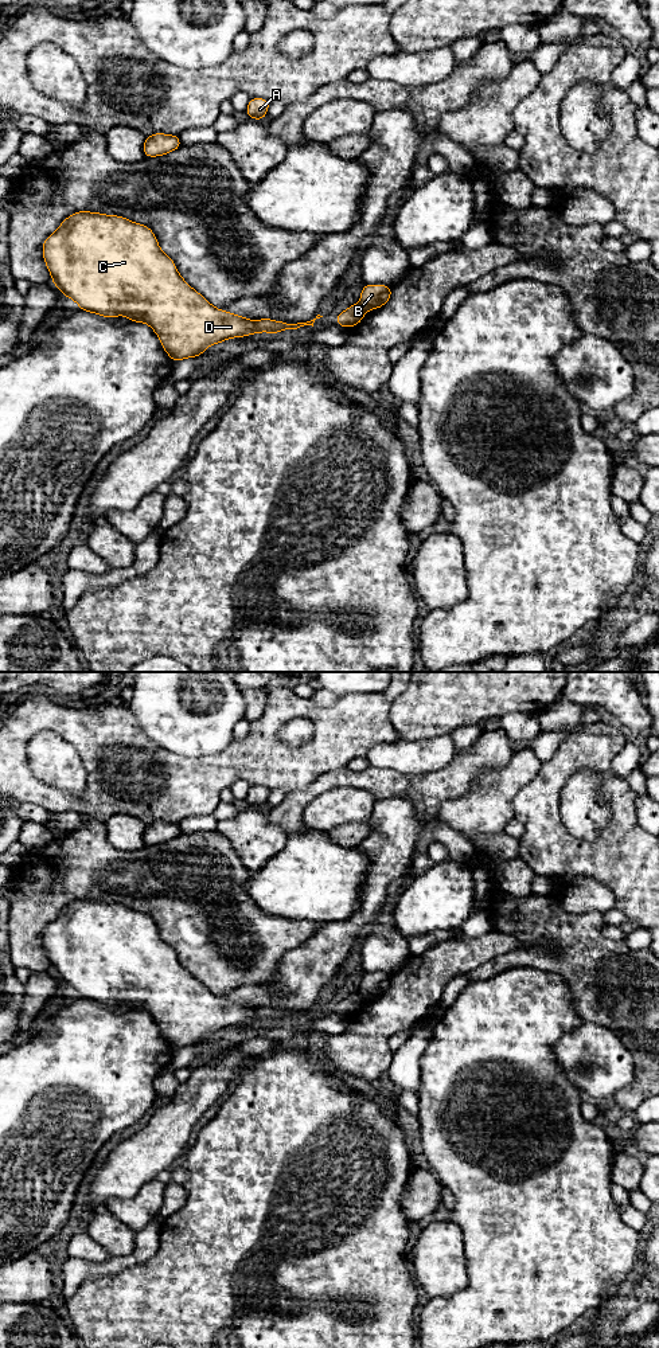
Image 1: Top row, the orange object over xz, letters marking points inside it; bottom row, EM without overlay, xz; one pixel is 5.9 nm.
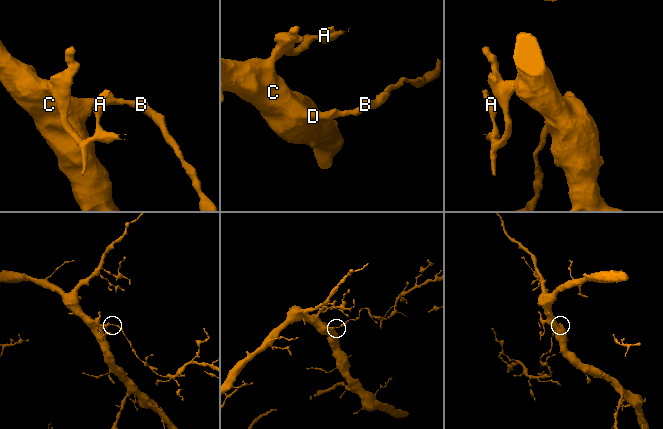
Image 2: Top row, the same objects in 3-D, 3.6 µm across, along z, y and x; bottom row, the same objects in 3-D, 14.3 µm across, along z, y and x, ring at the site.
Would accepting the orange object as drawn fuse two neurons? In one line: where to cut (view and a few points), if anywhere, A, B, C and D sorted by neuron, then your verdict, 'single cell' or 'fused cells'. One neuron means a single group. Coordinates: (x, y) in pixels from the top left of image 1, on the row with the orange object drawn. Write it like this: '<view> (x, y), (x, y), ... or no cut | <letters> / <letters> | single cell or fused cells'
xz (358, 304), (366, 309) | A C D / B | fused cells

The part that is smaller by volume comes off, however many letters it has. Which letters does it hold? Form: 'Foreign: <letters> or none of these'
Foreign: B

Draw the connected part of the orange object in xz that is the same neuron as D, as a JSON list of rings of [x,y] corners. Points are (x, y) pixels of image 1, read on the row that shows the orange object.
[[[77,211],[62,220],[58,230],[46,238],[42,251],[52,284],[61,293],[74,300],[81,310],[108,319],[125,316],[130,321],[148,324],[157,335],[163,349],[172,362],[198,357],[204,353],[207,347],[233,337],[245,337],[261,332],[276,335],[280,331],[297,329],[304,325],[313,327],[315,320],[323,317],[317,314],[311,321],[289,324],[272,319],[249,320],[243,316],[221,310],[183,280],[175,262],[161,251],[155,233],[149,227],[118,215]]]

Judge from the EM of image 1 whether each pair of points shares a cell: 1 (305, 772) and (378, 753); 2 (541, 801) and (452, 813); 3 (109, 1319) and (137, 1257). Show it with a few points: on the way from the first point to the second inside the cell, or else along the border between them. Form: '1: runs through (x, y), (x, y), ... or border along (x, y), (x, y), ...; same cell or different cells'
1: border along (396, 741), (377, 742), (366, 754); different cells
2: border along (531, 781), (513, 800), (514, 817); different cells
3: border along (159, 1246), (149, 1258), (104, 1276); different cells

